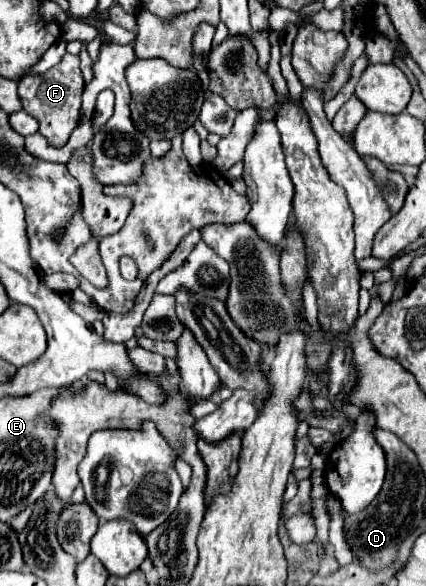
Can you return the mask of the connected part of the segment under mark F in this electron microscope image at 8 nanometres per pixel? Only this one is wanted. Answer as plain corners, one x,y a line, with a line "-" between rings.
65,53
61,63
45,71
43,75
27,75
19,81
19,99
23,103
23,109
39,121
39,133
53,147
63,147
71,131
77,127
83,87
85,87
85,81
81,79
79,55
71,55
71,53

